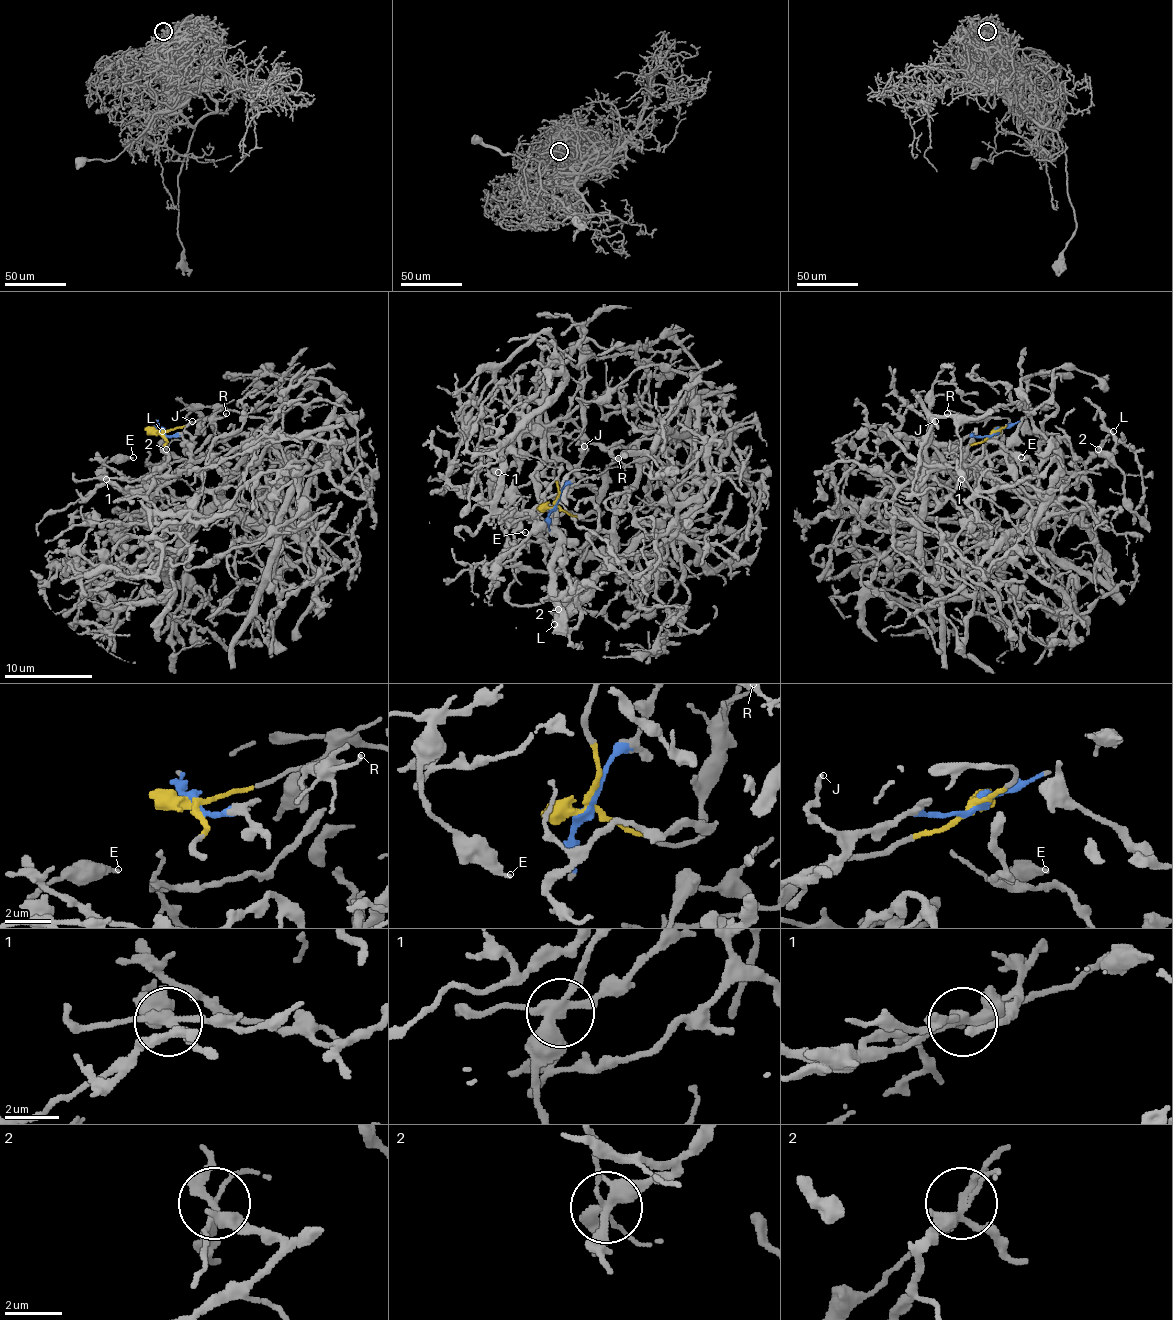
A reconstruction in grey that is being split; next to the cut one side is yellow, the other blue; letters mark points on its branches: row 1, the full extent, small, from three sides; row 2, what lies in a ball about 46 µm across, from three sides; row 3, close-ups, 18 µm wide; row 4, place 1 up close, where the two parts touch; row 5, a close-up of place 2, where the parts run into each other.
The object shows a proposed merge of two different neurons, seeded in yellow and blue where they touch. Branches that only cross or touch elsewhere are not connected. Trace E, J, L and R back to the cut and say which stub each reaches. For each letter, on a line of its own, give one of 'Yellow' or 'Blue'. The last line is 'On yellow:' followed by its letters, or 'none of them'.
E: Yellow
J: Blue
L: Blue
R: Yellow
On yellow: E, R

